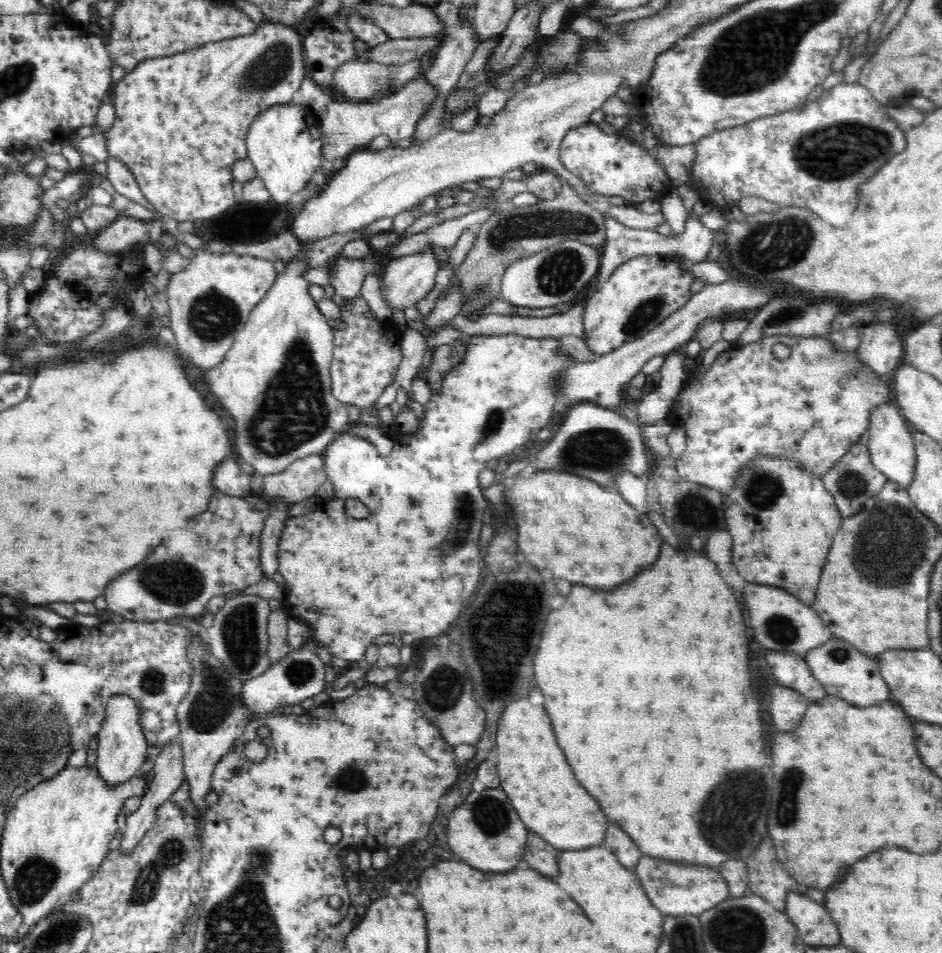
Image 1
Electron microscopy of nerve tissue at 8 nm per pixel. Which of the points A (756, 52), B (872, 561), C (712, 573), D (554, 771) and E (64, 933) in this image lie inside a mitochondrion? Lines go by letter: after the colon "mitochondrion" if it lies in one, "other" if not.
A: mitochondrion
B: mitochondrion
C: other
D: other
E: mitochondrion

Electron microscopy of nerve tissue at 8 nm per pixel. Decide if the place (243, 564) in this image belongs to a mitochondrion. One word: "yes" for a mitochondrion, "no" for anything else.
no

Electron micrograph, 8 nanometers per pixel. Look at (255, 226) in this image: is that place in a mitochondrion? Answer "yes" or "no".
no

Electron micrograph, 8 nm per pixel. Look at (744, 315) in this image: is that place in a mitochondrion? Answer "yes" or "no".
no

